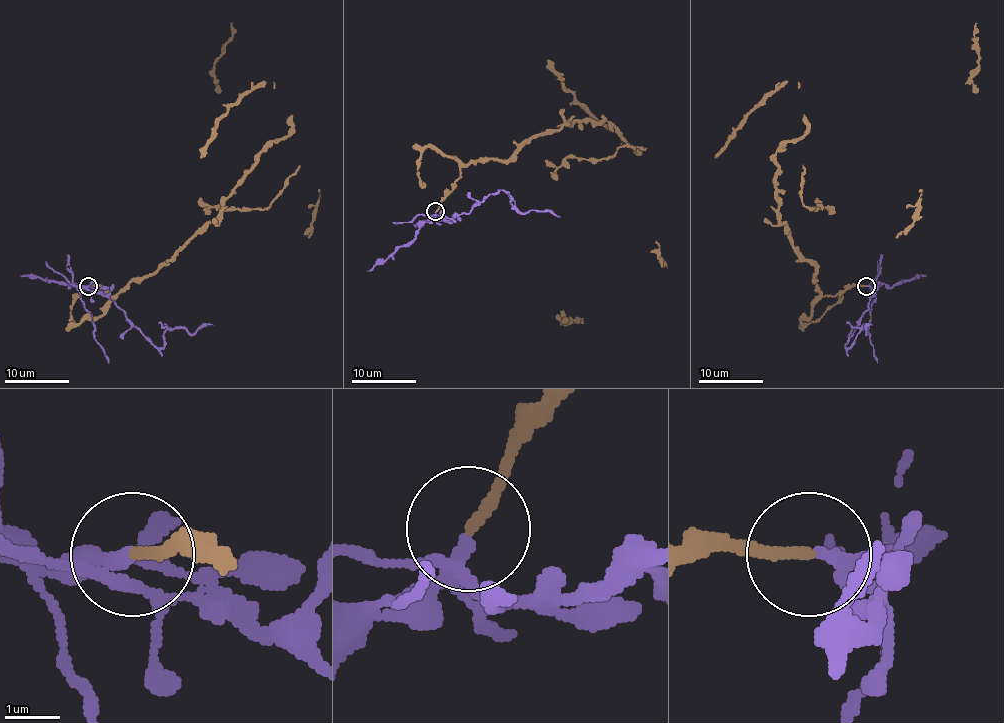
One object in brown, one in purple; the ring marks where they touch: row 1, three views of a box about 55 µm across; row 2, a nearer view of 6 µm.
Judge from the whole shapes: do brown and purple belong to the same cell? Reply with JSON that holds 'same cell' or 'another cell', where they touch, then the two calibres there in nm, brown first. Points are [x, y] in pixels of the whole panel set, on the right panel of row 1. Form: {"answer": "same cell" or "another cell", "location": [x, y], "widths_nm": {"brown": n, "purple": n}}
{"answer": "another cell", "location": [866, 286], "widths_nm": {"brown": 200, "purple": 200}}

